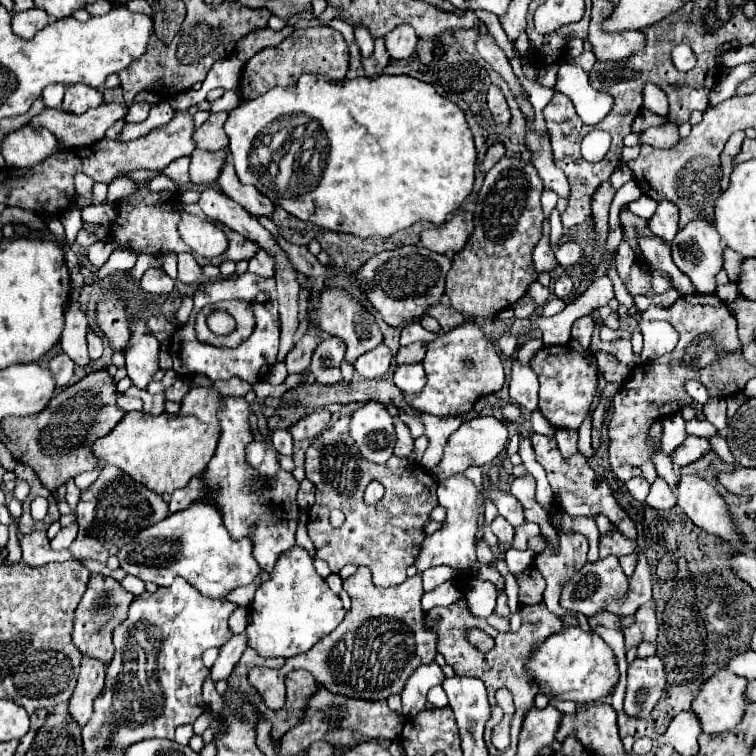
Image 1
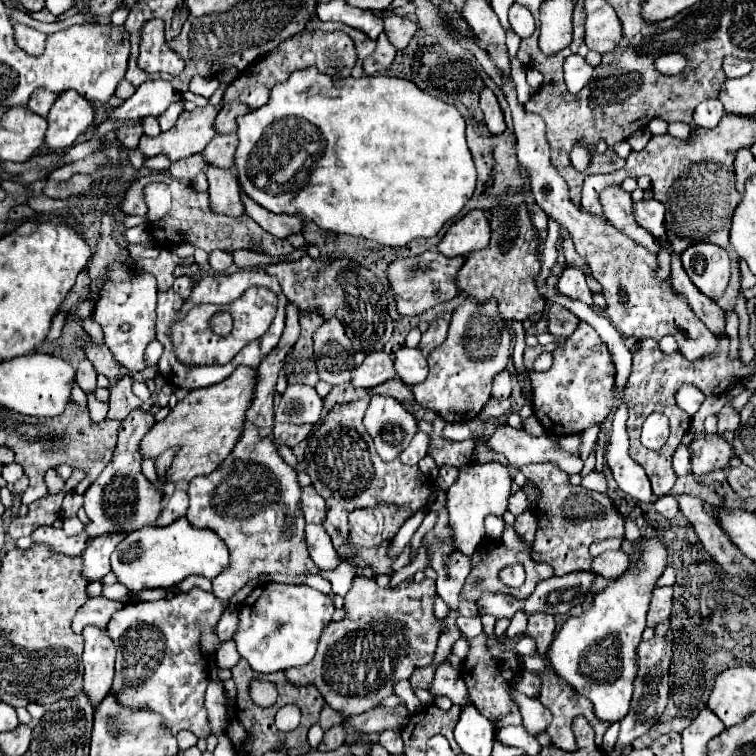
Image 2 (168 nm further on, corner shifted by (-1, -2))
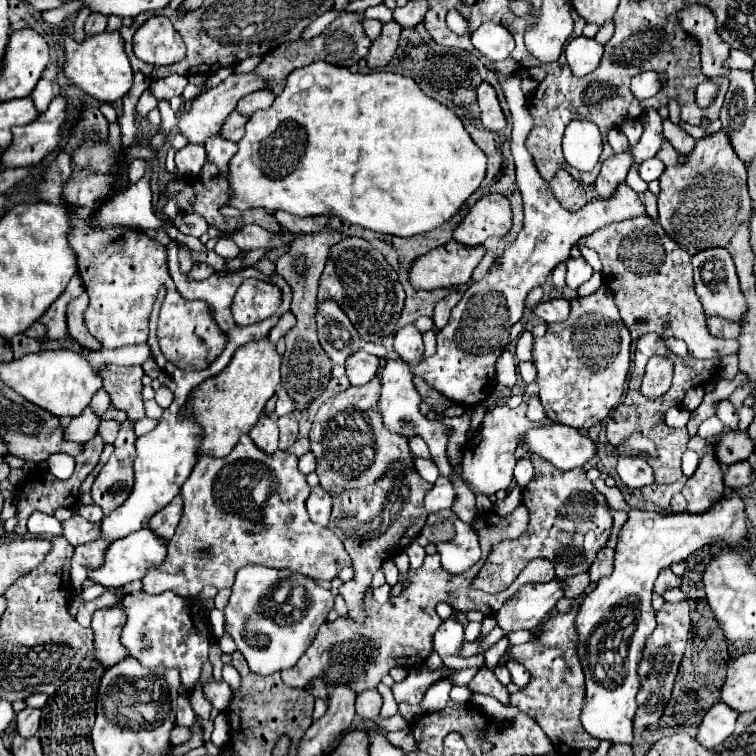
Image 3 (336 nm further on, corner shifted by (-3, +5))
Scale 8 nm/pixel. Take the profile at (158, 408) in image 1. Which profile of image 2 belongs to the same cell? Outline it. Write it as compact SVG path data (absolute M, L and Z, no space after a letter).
M132 410L118 428L118 444L114 448L112 462L104 468L104 472L98 476L98 480L88 488L84 494L84 510L90 518L86 532L90 538L100 536L102 532L112 532L114 528L126 528L126 530L138 530L146 524L154 524L160 510L162 510L162 494L158 490L152 490L152 484L146 480L146 476L140 470L140 442L144 434L150 430L150 424L154 424L152 414L144 414L142 410Z

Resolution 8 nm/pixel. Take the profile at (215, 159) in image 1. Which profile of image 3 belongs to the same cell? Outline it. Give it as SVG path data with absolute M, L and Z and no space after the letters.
M232 111L230 117L226 119L226 123L224 123L222 129L220 129L220 137L238 143L238 141L242 139L242 135L244 135L244 125L246 125L246 121L248 121L248 117Z

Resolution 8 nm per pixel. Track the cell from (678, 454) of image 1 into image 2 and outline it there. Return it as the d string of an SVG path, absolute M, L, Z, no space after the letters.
M720 434L696 438L690 444L690 452L692 452L692 472L698 476L726 468L730 458L734 456L732 446Z

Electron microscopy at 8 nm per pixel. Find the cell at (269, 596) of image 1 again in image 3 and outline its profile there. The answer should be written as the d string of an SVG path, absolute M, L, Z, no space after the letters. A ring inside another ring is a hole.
M242 567L236 573L236 581L232 585L232 597L224 609L226 617L226 631L232 635L232 639L238 645L238 651L246 657L250 671L258 675L272 675L282 669L290 669L296 665L296 661L306 653L306 649L312 645L314 635L318 627L326 621L328 611L334 605L334 597L328 589L316 585L310 577L304 575L286 575L286 571L268 569L268 567ZM294 579L298 581L306 591L306 607L302 609L302 617L296 623L276 623L276 615L268 615L268 609L262 607L262 601L270 597L274 587L278 587L282 581Z

